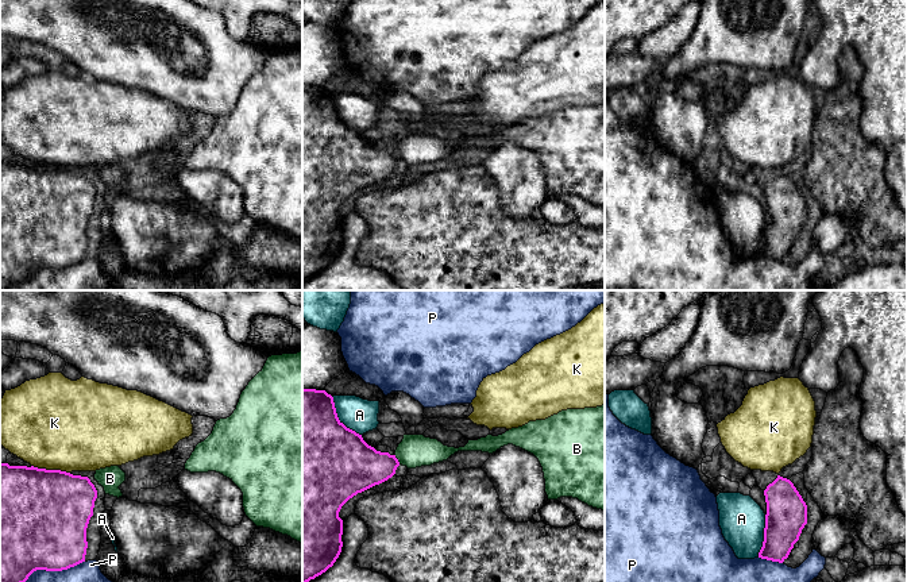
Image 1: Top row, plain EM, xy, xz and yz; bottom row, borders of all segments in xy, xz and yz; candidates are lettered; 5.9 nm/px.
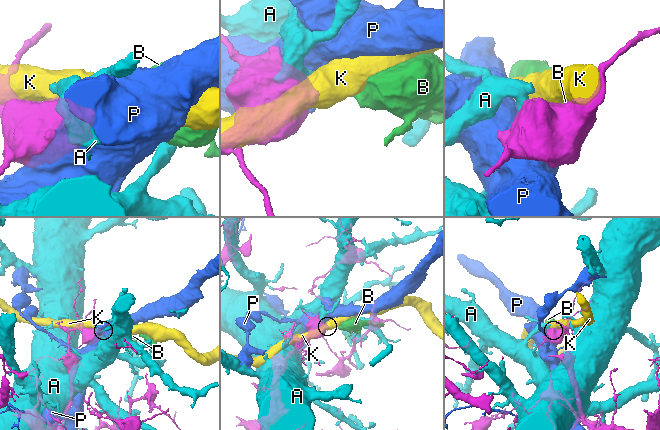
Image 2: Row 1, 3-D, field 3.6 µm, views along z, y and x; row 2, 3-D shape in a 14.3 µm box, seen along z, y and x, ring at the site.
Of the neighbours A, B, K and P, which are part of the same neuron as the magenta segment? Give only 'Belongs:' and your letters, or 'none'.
Belongs: none

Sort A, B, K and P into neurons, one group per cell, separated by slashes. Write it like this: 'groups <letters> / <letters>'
groups A / B / K / P

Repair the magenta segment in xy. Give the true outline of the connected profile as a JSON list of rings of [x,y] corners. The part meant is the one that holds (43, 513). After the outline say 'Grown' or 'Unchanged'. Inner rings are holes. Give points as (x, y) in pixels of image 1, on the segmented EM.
[[[0,462],[0,582],[26,582],[36,570],[62,571],[85,562],[86,528],[96,498],[97,490],[88,477]]]. Unchanged

